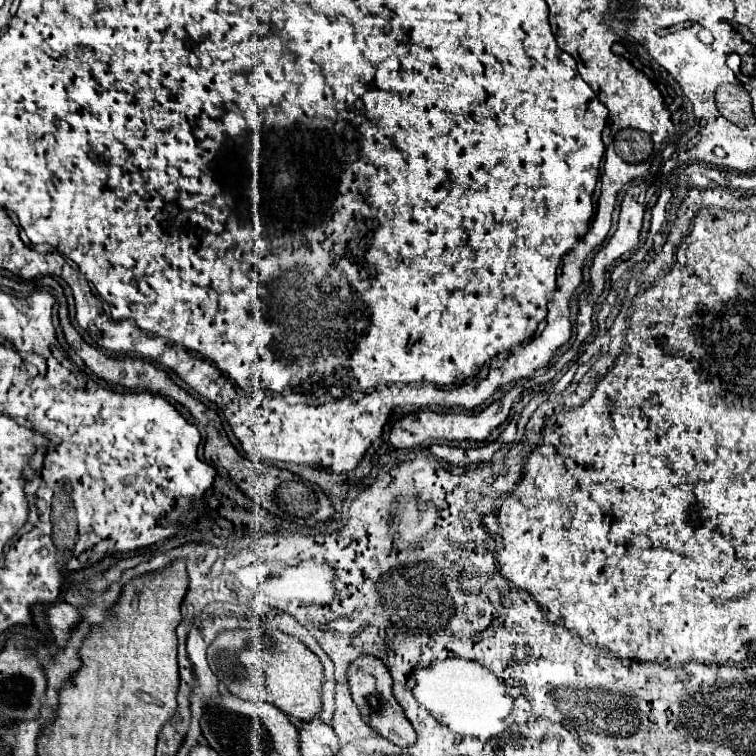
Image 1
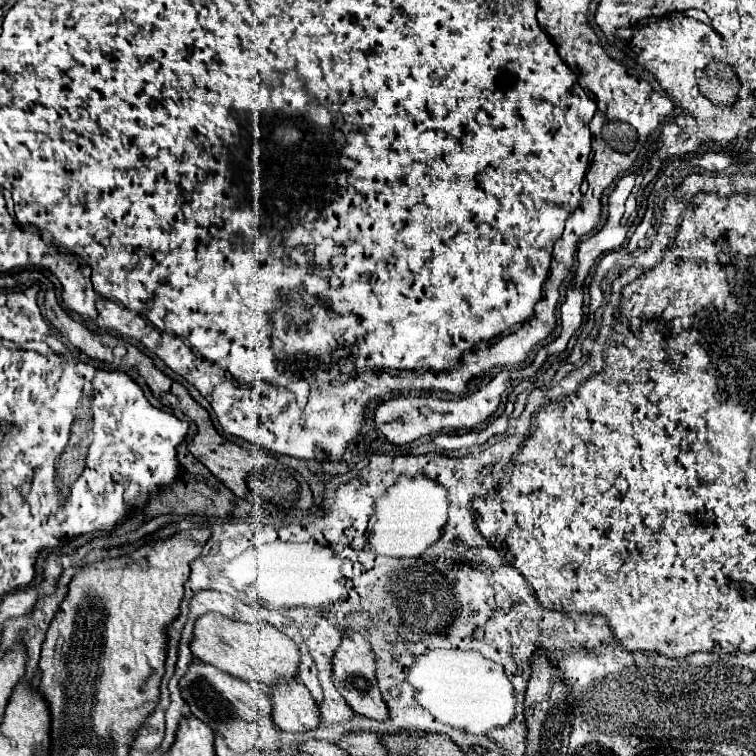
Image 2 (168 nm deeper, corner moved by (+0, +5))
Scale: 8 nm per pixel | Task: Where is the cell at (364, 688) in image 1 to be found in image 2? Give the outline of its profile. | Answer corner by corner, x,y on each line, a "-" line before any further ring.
346,630
342,634
342,642
332,656
332,682
356,714
386,720
386,704
380,696
378,682
374,680
374,654
370,652
370,644
354,630

